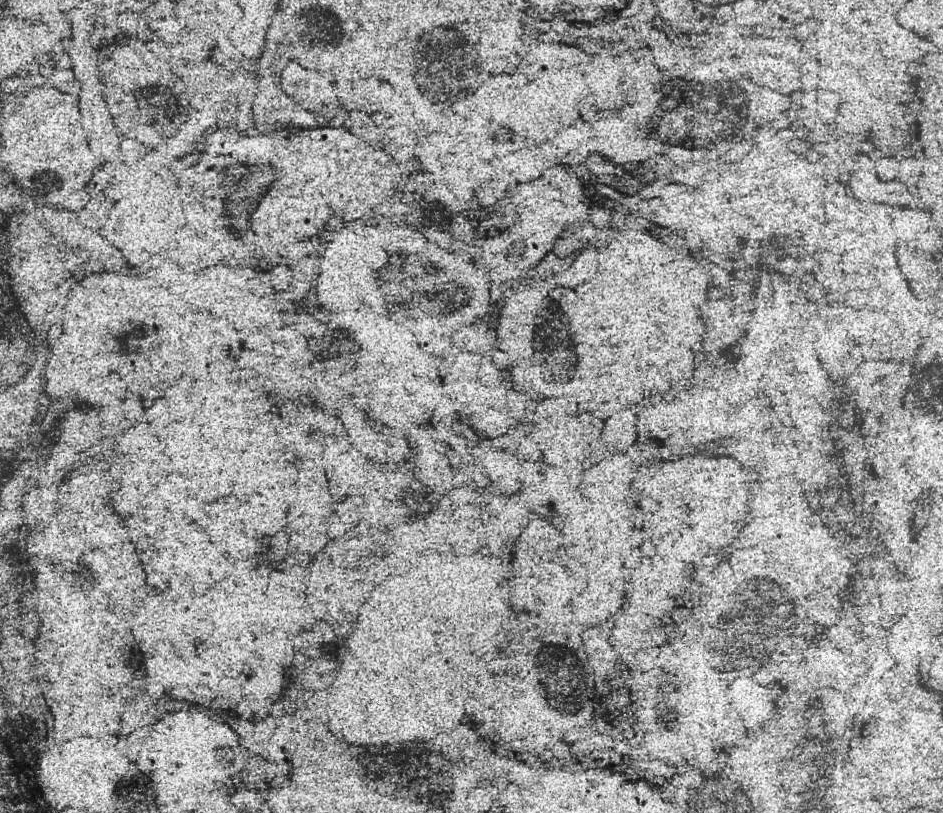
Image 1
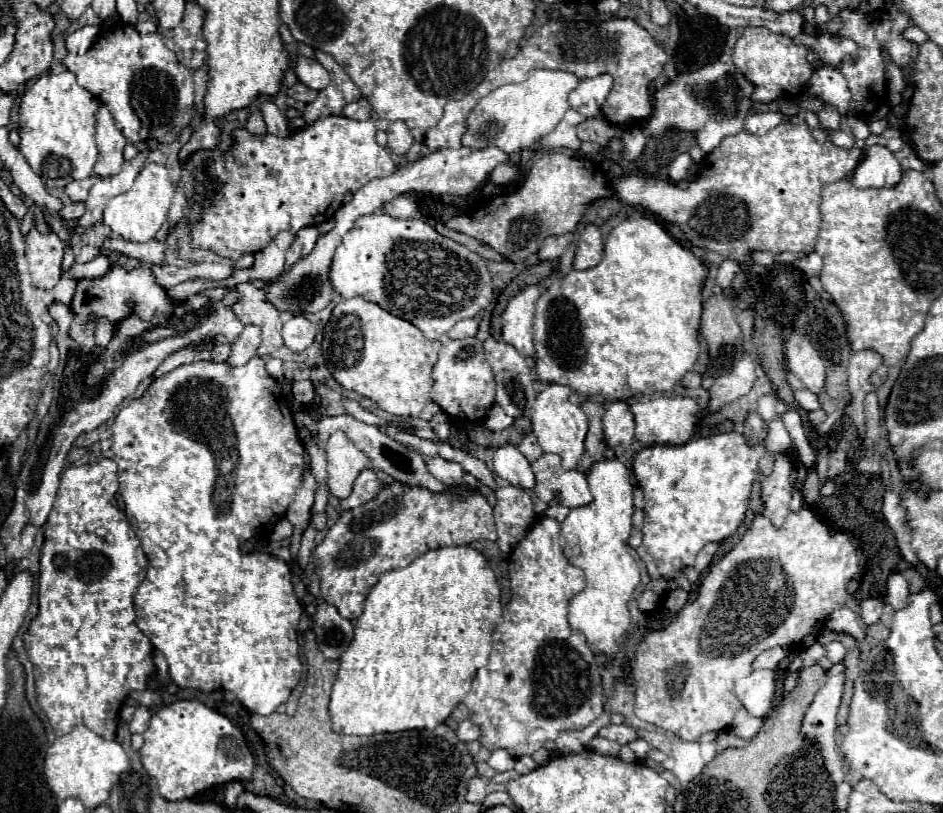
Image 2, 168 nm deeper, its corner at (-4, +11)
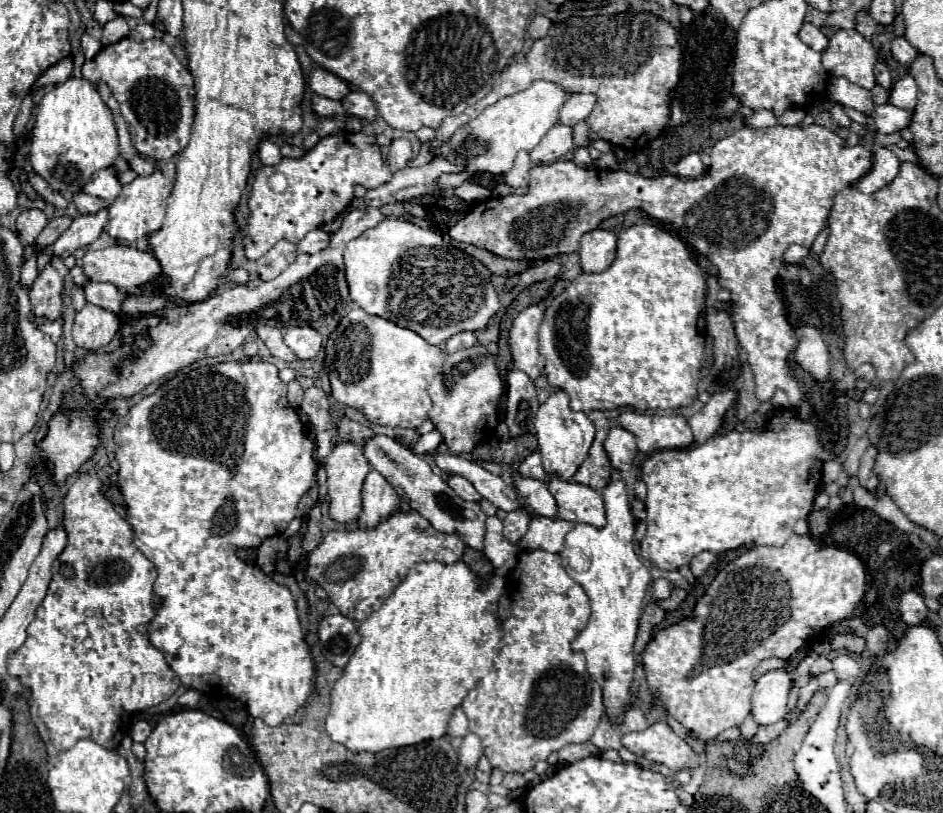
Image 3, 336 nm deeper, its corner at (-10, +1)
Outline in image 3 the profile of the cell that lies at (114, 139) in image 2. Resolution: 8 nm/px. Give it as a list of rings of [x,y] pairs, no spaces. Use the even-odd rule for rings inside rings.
[[[111,166],[111,168],[103,168],[103,170],[97,170],[89,182],[85,184],[83,192],[91,194],[91,196],[97,196],[105,202],[113,202],[119,194],[119,190],[123,188],[123,184],[119,182],[119,174],[117,170]]]

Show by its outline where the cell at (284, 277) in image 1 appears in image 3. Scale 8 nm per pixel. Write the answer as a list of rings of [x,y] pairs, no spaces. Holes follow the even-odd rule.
[[[313,230],[309,232],[299,244],[297,244],[297,250],[299,252],[305,252],[305,254],[317,254],[321,252],[325,246],[329,244],[329,234],[325,230]]]

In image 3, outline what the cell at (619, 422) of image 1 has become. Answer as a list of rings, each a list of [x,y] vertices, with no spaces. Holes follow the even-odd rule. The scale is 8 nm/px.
[[[613,426],[607,440],[605,440],[605,452],[611,460],[611,466],[617,470],[629,470],[633,466],[633,458],[637,454],[637,444],[635,444],[635,436],[621,428],[621,426]]]

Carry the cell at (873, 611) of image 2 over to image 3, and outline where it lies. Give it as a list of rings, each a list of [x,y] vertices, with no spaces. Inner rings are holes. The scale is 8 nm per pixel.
[[[877,624],[867,632],[865,640],[867,640],[867,652],[879,656],[879,654],[885,654],[889,632],[887,632],[887,628],[883,624]]]

